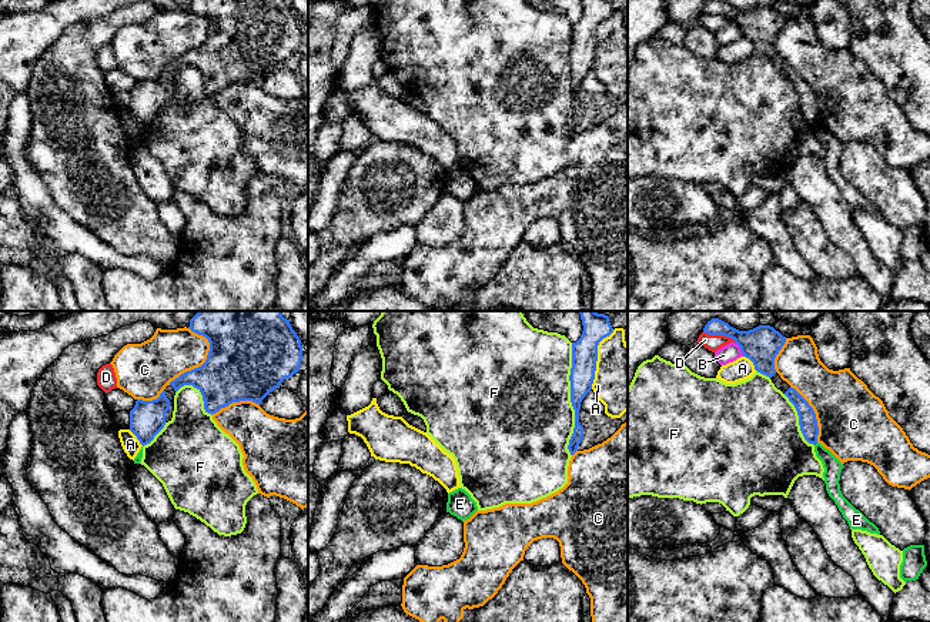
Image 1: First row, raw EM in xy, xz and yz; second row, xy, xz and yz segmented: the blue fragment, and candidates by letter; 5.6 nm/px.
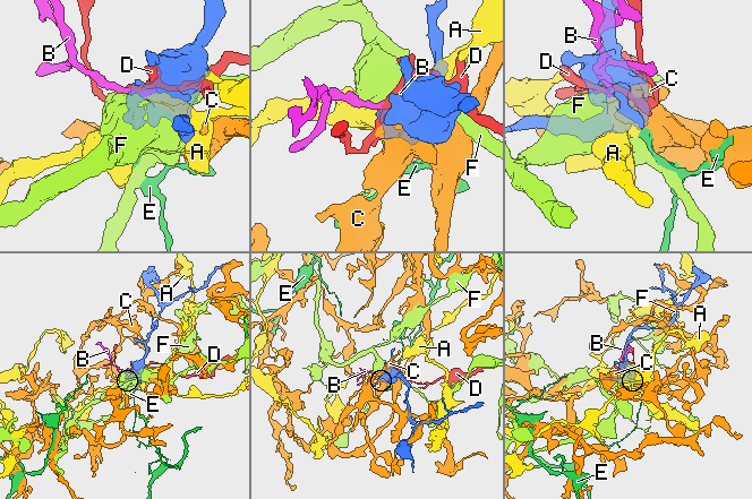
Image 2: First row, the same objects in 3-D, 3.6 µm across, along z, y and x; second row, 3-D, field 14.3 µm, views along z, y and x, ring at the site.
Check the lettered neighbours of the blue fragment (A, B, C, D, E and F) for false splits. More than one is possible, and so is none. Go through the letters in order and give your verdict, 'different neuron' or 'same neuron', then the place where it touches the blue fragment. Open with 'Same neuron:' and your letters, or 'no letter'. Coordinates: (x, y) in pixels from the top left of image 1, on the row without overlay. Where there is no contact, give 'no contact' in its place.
Same neuron: no letter
A: different neuron; meets blue in xz at (596, 39)
B: different neuron; meets blue in yz at (741, 30)
C: different neuron; meets blue in xy at (206, 40)
D: different neuron; meets blue in yz at (721, 14)
E: different neuron; no contact
F: different neuron; meets blue in xz at (571, 80)

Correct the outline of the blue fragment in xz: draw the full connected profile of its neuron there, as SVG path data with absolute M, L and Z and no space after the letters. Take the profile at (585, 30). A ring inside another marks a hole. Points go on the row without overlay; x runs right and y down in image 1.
M582 0L583 11L576 23L572 23L572 49L571 49L571 83L575 90L575 108L569 120L568 130L571 136L578 131L583 118L583 107L579 103L581 83L592 70L595 60L598 26L613 13L609 0Z

